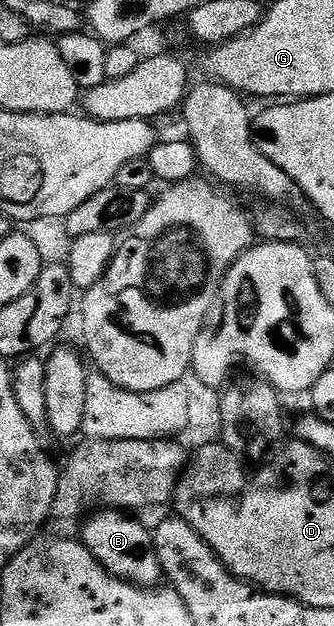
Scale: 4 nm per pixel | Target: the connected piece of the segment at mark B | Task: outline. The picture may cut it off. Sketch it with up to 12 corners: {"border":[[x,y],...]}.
{"border":[[122,509],[90,513],[79,538],[109,574],[162,581],[152,530]]}

